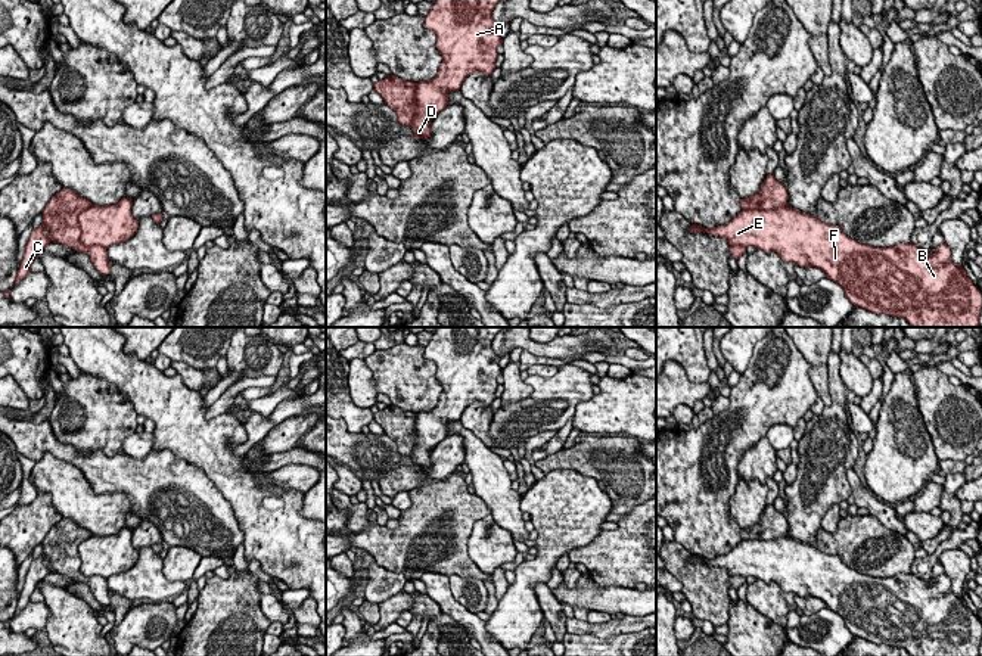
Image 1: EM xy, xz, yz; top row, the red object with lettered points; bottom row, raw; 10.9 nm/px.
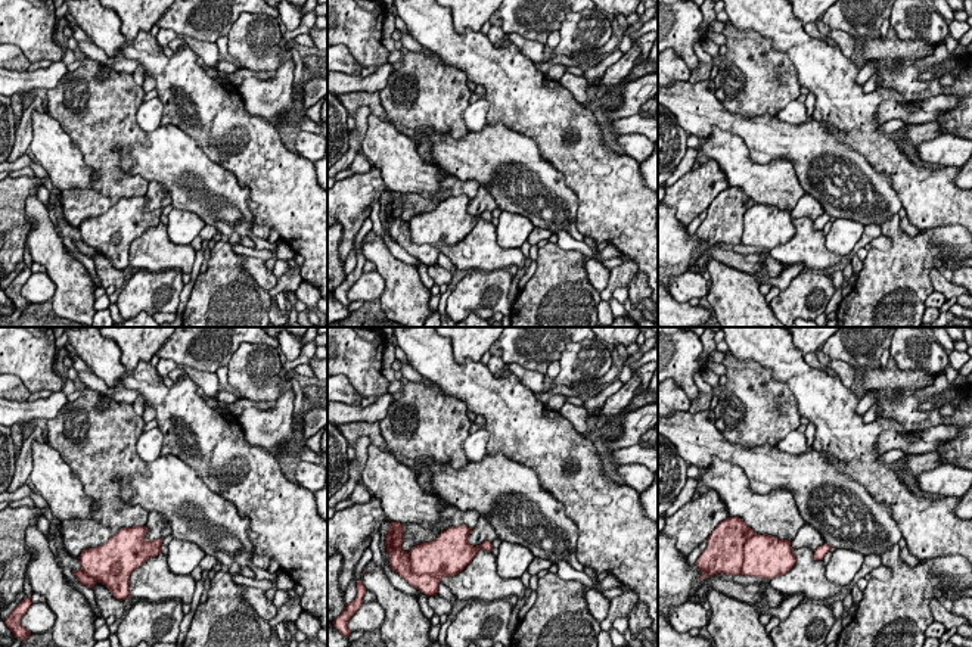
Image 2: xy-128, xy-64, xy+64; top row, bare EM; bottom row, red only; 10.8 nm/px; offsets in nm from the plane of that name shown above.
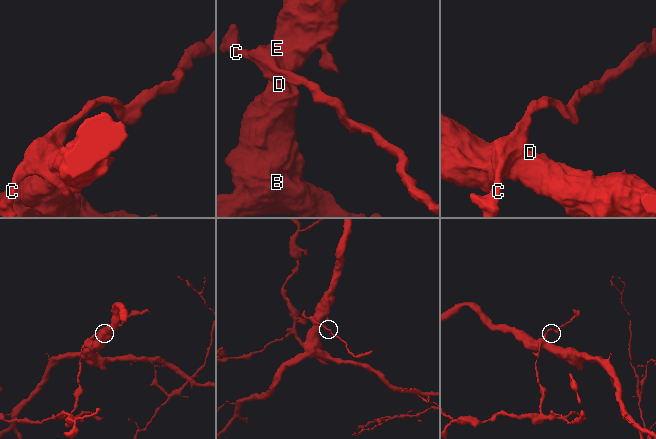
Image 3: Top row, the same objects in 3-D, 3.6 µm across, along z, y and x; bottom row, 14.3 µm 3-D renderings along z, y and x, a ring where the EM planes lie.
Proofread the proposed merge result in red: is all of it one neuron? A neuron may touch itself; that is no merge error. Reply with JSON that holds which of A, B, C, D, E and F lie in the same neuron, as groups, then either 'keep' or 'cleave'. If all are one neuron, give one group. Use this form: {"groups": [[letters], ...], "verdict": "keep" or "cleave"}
{"groups": [["A", "B", "D", "E", "F"], ["C"]], "verdict": "cleave"}

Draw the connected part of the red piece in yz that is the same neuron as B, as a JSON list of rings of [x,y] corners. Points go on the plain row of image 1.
[[[789,535],[777,540],[742,540],[724,556],[705,559],[692,554],[690,562],[720,566],[728,575],[753,576],[767,584],[774,581],[786,593],[820,599],[845,621],[851,634],[874,644],[905,649],[911,656],[979,656],[982,622],[966,600],[951,591],[951,581],[945,573],[933,585],[914,573],[876,578],[851,569],[839,556],[826,554]]]

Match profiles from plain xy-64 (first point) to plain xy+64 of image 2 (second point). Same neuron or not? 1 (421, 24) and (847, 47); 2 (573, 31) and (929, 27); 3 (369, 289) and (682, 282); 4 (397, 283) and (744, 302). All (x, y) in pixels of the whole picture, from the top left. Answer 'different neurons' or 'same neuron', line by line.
1: different neurons
2: same neuron
3: same neuron
4: same neuron

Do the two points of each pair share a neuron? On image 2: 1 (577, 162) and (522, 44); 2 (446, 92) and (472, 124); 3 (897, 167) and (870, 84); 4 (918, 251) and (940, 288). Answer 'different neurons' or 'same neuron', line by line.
1: different neurons
2: different neurons
3: different neurons
4: different neurons

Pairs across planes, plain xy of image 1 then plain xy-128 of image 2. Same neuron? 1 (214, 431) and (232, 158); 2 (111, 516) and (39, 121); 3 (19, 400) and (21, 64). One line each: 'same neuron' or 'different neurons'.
1: same neuron
2: same neuron
3: same neuron

